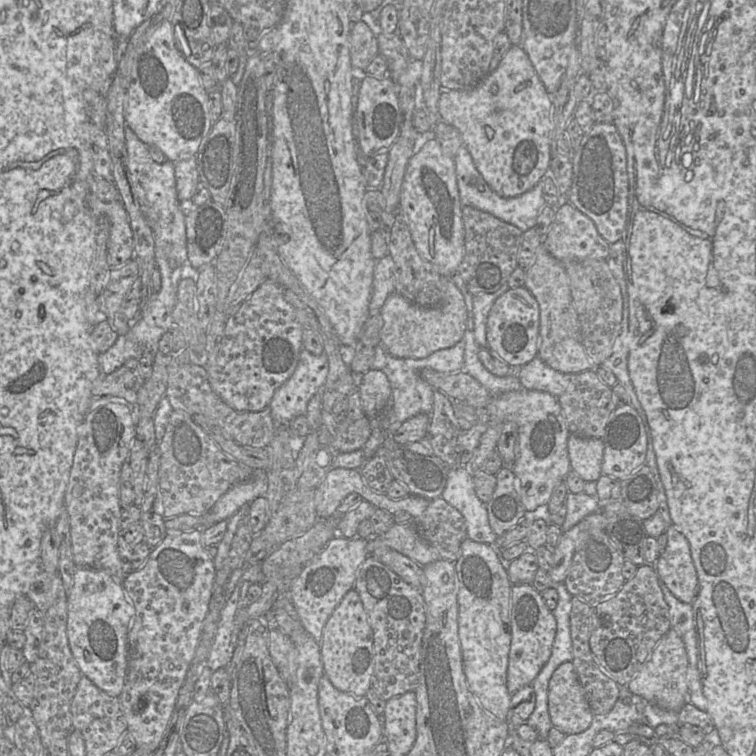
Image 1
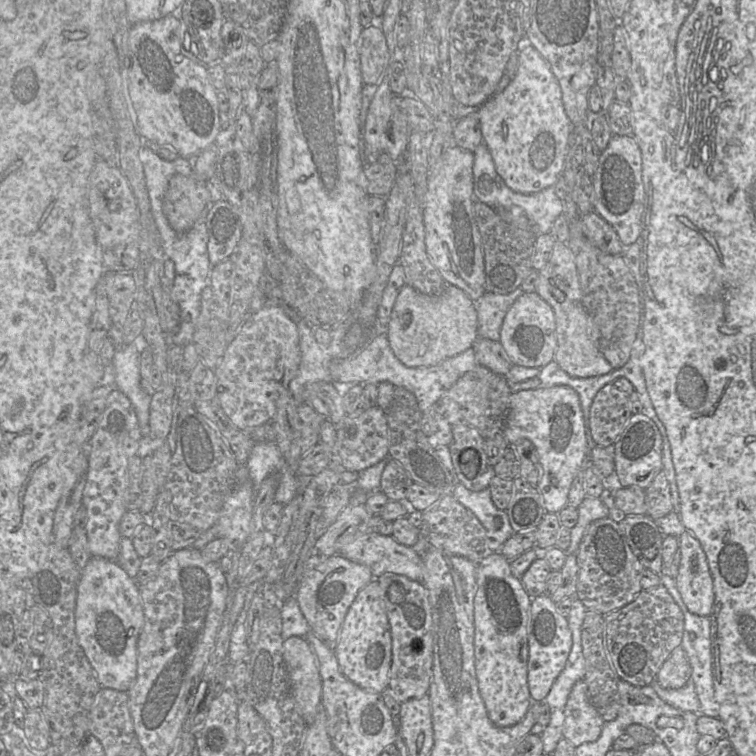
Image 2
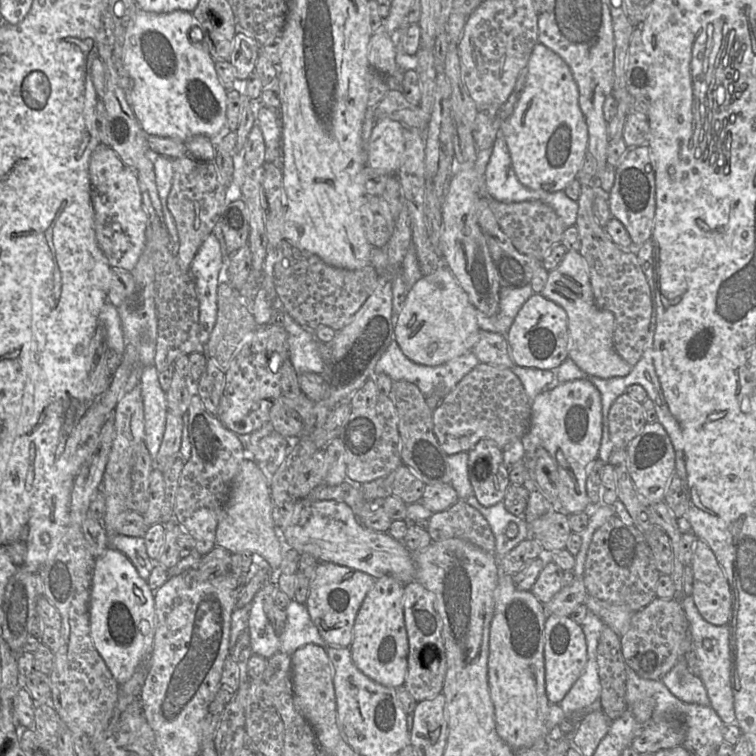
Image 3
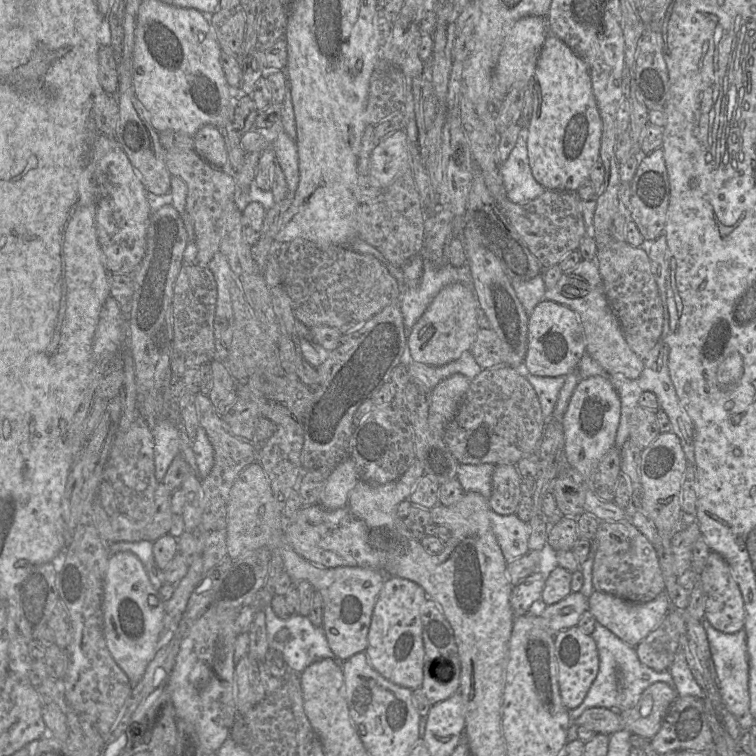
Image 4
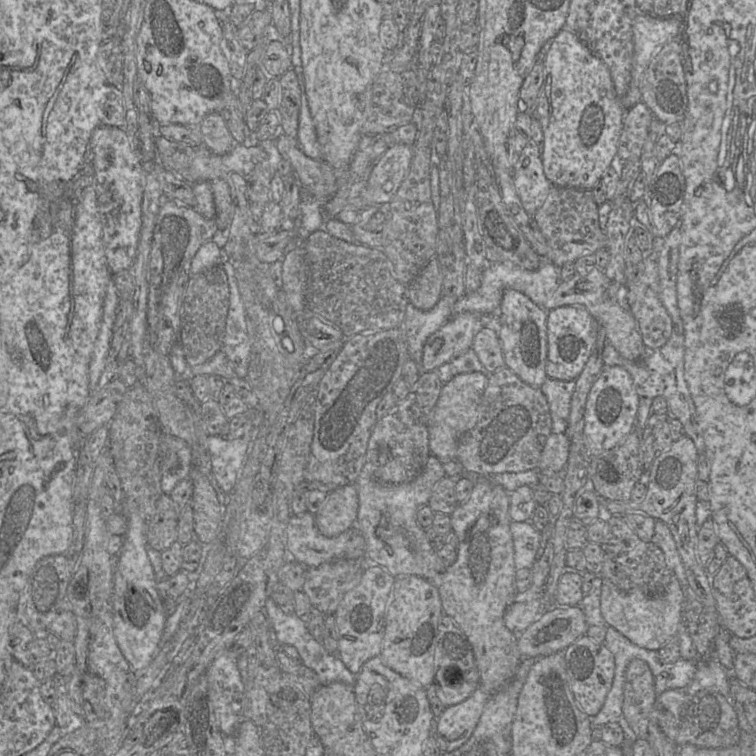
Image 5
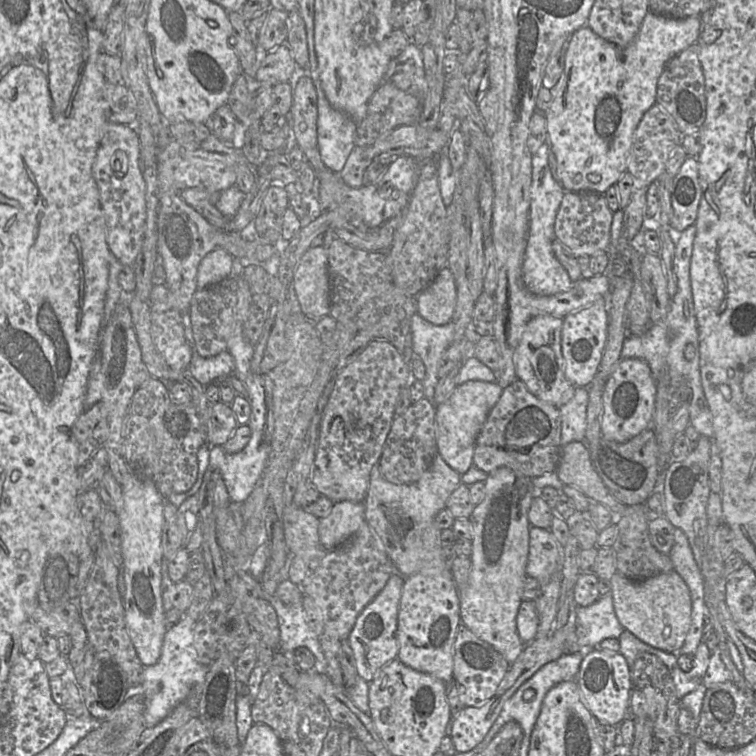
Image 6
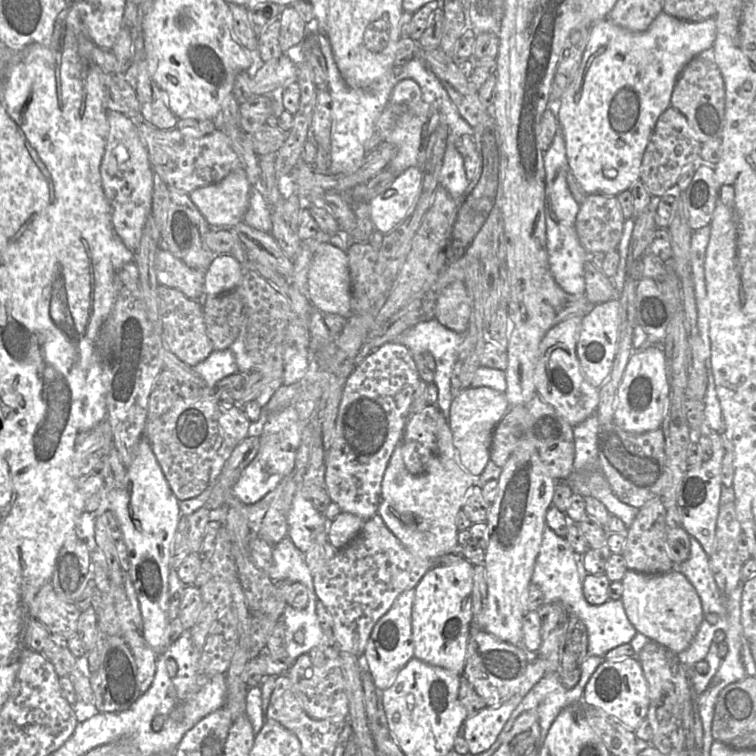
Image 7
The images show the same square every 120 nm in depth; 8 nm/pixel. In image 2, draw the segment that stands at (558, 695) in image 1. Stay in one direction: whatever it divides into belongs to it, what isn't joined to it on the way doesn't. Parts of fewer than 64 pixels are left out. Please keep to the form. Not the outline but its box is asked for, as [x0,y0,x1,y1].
[563,680,604,747]

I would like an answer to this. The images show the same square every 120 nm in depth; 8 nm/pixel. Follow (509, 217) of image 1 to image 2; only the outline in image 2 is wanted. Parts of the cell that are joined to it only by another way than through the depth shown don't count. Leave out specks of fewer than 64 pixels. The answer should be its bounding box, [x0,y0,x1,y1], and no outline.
[473,144,565,234]

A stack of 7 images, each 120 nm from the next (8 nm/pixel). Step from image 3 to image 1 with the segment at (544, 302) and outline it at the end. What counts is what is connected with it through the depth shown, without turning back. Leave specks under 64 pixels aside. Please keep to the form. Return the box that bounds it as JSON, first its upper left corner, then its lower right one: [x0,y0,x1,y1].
[486,287,539,367]

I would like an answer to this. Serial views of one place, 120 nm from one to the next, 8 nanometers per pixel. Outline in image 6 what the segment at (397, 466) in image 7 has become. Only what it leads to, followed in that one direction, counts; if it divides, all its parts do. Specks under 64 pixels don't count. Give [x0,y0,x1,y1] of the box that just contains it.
[363,454,461,577]

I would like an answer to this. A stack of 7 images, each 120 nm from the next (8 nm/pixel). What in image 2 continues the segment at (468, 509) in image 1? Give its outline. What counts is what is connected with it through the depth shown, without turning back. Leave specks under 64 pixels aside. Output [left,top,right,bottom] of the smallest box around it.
[451,480,514,552]

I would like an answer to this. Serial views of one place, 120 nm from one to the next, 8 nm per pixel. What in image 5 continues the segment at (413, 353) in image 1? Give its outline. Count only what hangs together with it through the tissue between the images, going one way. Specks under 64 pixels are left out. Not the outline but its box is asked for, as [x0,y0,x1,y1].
[423,311,482,371]

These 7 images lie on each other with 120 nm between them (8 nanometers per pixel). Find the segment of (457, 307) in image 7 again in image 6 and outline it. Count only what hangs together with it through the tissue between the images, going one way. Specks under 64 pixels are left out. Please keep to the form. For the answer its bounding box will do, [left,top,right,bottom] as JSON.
[415,267,457,325]

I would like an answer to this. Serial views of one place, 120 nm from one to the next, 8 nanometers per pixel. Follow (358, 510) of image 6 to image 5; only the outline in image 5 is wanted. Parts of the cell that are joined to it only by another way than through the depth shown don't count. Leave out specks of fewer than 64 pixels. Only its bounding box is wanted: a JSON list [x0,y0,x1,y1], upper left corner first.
[315,484,359,537]

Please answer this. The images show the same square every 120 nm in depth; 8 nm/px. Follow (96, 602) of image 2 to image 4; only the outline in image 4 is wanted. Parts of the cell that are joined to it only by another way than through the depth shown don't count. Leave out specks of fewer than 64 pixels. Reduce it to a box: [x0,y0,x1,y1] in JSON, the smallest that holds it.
[102,551,165,684]

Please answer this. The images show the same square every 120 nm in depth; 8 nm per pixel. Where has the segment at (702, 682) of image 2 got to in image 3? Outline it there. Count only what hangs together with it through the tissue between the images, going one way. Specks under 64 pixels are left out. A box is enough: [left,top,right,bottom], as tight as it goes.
[681,596,737,725]

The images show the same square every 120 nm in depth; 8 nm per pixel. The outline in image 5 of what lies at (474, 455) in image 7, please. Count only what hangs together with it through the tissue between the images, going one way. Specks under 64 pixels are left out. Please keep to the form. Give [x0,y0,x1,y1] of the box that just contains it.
[428,372,487,460]

